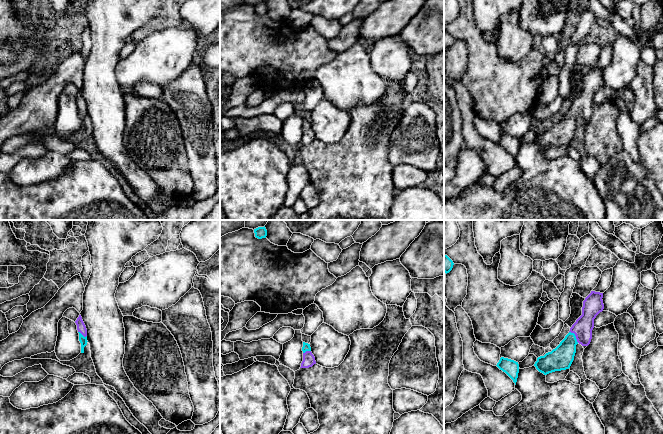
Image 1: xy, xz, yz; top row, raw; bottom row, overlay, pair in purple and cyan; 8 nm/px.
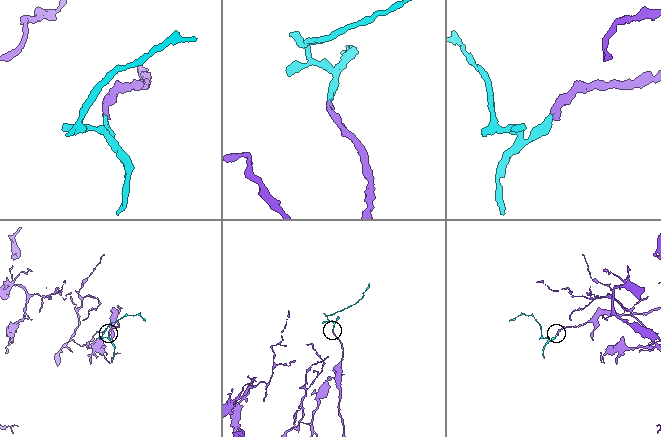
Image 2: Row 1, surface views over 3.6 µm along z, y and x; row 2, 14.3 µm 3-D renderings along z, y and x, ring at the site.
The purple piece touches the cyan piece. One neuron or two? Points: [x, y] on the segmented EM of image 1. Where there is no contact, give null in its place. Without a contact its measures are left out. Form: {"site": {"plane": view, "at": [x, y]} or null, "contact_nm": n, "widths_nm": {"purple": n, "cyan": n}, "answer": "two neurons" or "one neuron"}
{"site": {"plane": "yz", "at": [575, 335]}, "contact_nm": 120, "widths_nm": {"purple": 160, "cyan": 190}, "answer": "one neuron"}

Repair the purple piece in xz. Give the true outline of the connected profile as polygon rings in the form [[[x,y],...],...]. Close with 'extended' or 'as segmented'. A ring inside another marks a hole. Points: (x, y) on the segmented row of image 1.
[[[303,342],[303,361],[300,368],[309,368],[316,364],[315,357],[311,352],[310,344]]]; extended

